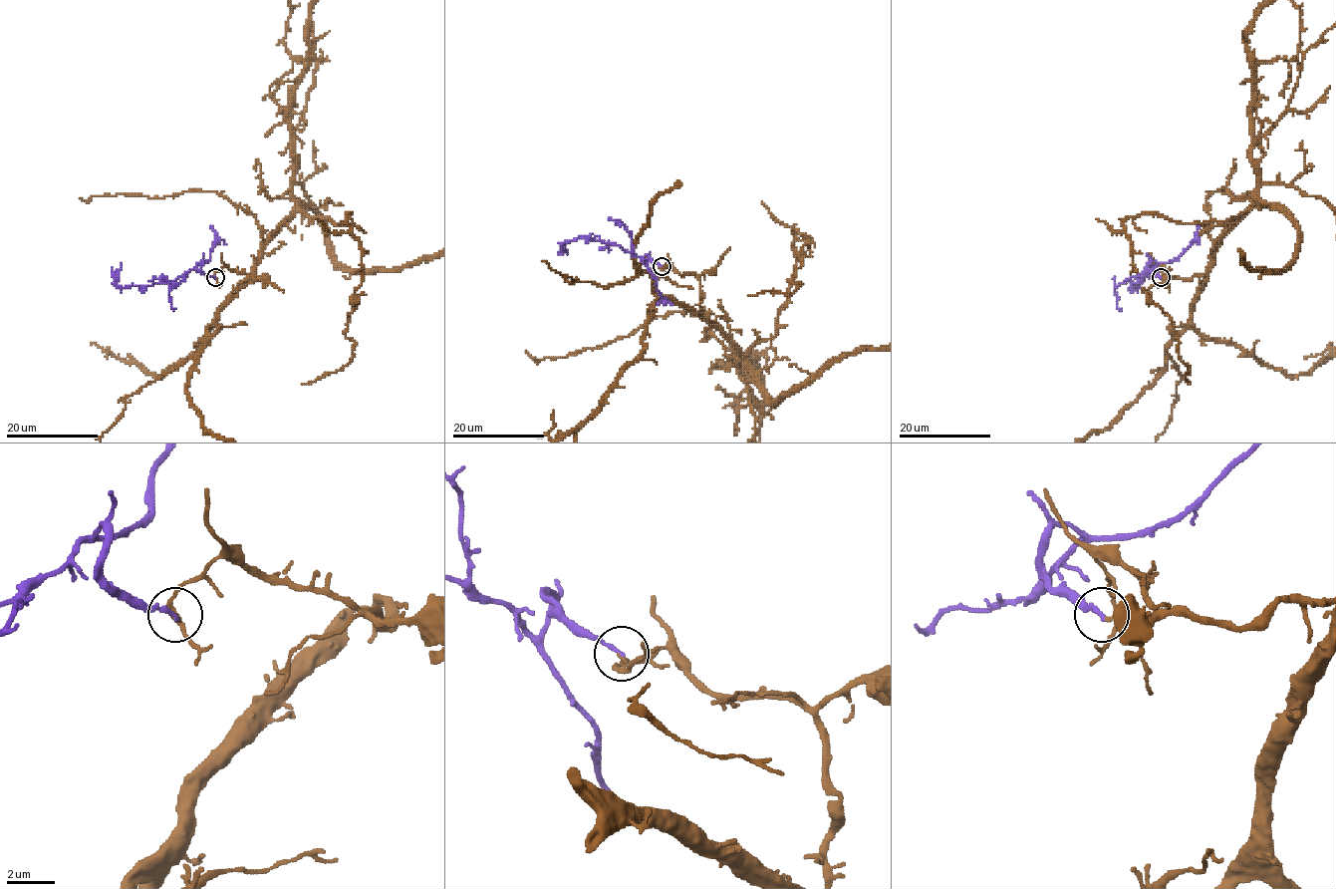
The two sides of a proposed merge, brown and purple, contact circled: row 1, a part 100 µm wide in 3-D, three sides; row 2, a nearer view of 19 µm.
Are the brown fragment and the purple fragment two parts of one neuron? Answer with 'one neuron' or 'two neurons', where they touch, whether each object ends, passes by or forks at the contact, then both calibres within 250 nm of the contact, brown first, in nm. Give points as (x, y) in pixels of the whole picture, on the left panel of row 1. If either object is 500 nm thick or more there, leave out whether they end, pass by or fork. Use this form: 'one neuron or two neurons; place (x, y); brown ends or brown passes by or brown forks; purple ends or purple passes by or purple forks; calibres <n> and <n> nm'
one neuron; place (215, 277); brown passes by; purple ends; calibres 110 and 180 nm

